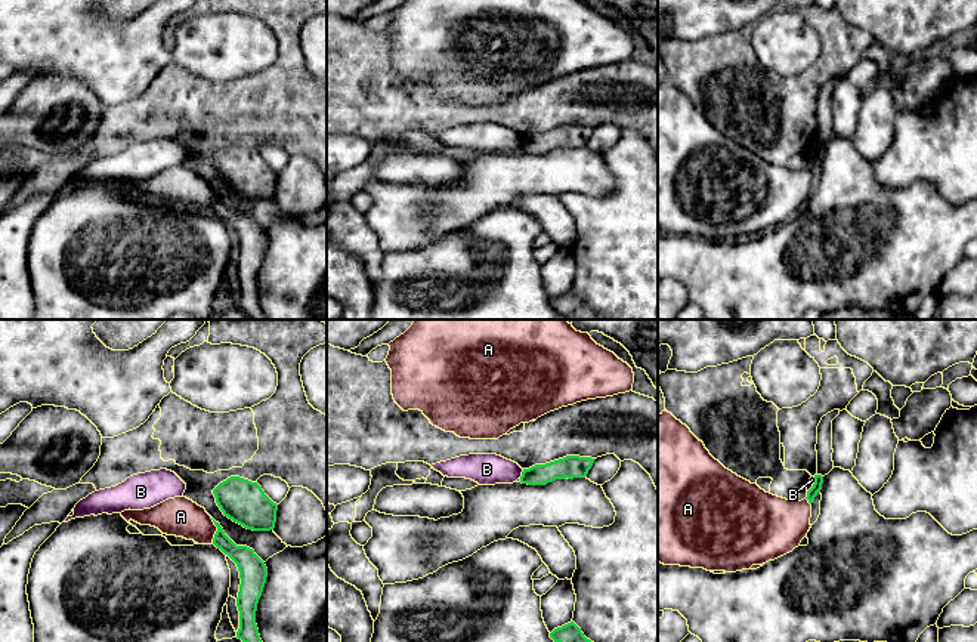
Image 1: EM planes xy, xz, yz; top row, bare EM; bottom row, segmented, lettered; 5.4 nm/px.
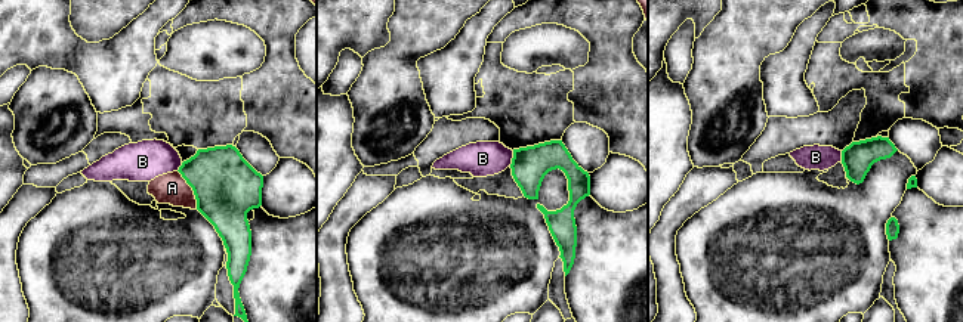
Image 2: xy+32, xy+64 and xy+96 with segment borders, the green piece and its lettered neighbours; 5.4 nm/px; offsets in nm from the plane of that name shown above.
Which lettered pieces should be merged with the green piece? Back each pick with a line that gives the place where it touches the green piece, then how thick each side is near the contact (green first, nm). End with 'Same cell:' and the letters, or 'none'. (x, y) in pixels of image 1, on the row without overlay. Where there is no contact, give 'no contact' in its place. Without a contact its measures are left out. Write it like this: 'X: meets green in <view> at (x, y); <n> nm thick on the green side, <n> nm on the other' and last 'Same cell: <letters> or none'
Same cell: none

